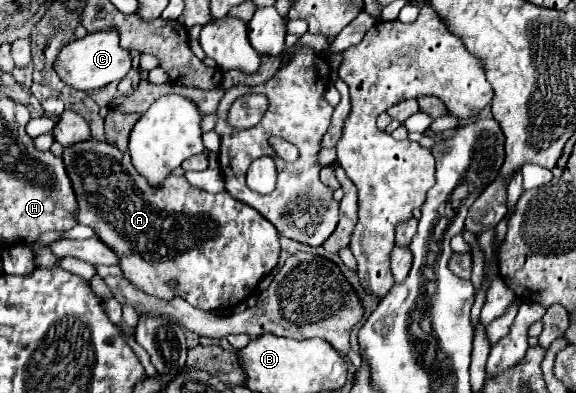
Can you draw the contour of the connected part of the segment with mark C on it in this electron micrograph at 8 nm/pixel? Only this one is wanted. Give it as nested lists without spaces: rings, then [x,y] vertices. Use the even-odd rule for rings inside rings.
[[[102,28],[98,32],[86,34],[80,40],[74,40],[62,48],[54,64],[60,78],[76,90],[94,90],[110,82],[120,82],[132,68],[130,50],[120,46],[120,34],[116,28]]]

